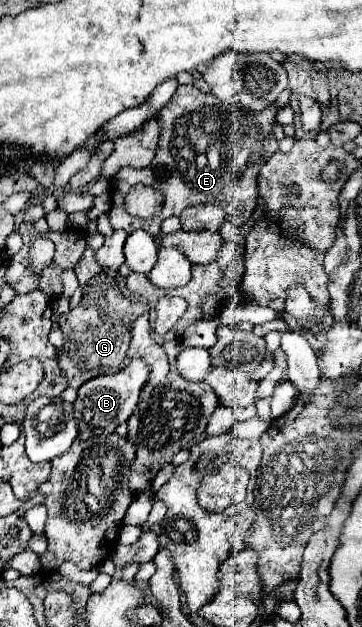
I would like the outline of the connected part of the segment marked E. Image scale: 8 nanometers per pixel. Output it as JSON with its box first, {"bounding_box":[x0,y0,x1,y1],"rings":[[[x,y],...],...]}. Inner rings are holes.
{"bounding_box":[108,85,290,255],"rings":[[[180,85],[174,97],[156,115],[162,129],[160,129],[156,157],[152,159],[152,163],[144,169],[126,167],[118,171],[114,179],[110,179],[110,191],[112,191],[112,209],[108,211],[110,225],[114,229],[124,229],[126,233],[144,229],[152,237],[158,237],[160,225],[166,217],[182,215],[182,211],[190,205],[218,203],[226,211],[226,217],[220,227],[223,243],[234,242],[245,255],[245,239],[240,233],[240,227],[250,221],[256,209],[258,201],[256,177],[260,165],[278,149],[278,143],[270,127],[276,117],[276,111],[288,105],[288,97],[290,93],[282,93],[272,105],[266,107],[266,111],[256,113],[242,107],[226,107],[226,103],[218,103],[214,95],[202,93],[194,85]],[[136,183],[150,185],[164,193],[166,201],[158,217],[150,221],[140,221],[138,217],[128,217],[128,213],[124,211],[124,197],[128,189]]]}

